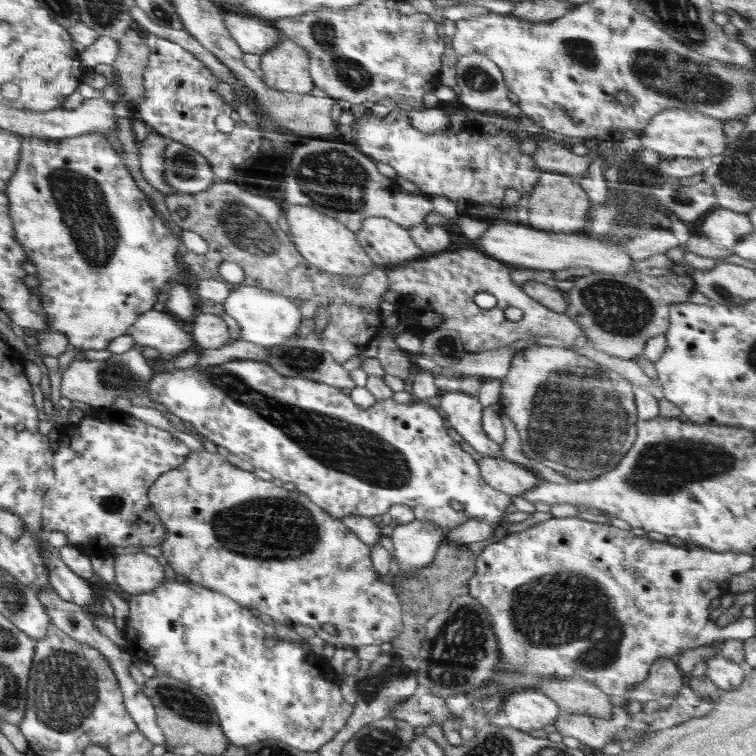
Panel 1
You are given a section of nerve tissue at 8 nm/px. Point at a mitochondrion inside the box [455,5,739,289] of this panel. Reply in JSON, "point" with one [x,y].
{"point":[666,69]}

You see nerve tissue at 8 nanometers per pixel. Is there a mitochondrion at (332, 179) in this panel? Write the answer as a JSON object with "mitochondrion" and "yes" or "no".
{"mitochondrion":"yes"}

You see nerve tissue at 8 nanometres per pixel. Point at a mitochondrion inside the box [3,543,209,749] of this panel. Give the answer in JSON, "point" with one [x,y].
{"point":[65,688]}

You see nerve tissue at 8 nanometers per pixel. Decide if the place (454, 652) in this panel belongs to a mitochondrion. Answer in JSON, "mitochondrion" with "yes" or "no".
{"mitochondrion":"yes"}

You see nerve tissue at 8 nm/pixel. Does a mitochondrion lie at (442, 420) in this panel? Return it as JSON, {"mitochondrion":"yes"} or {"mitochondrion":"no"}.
{"mitochondrion":"no"}

